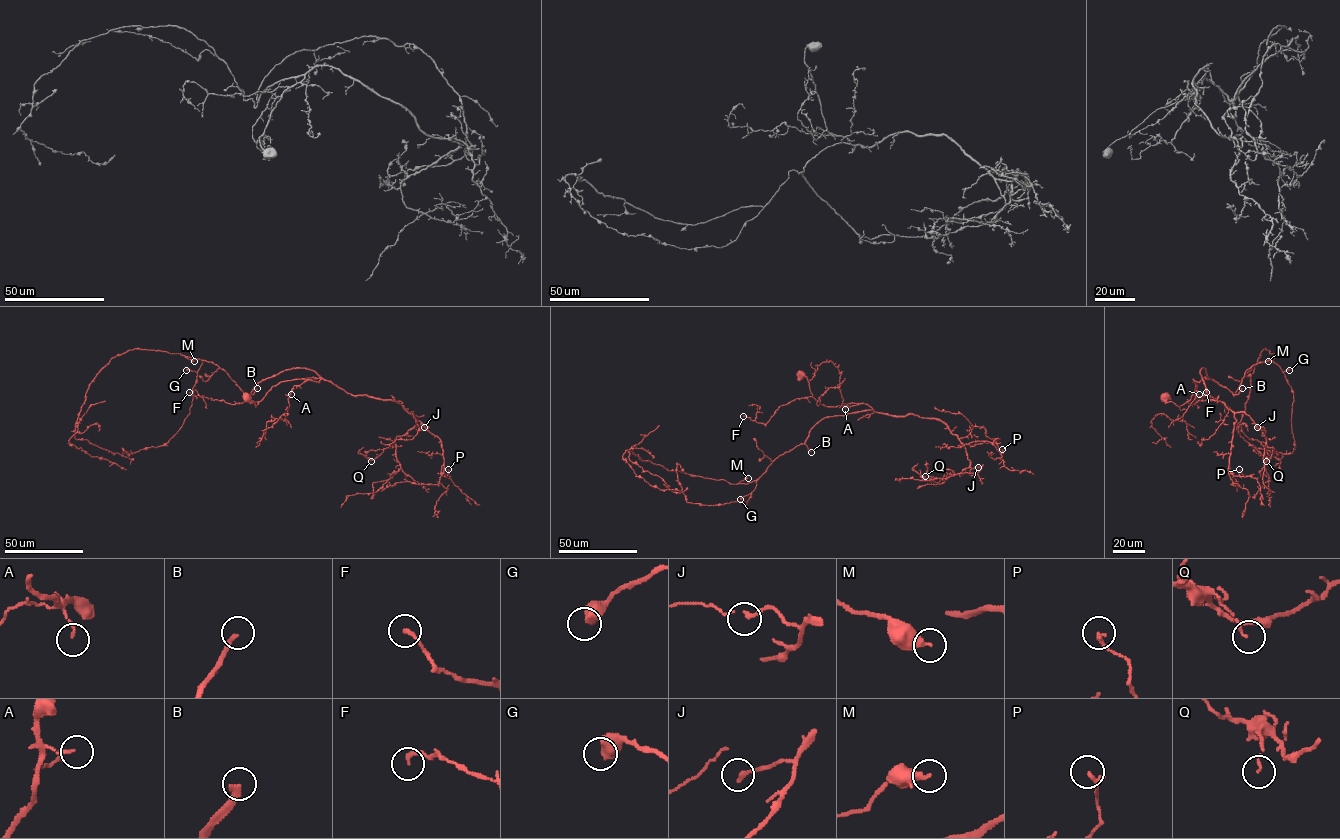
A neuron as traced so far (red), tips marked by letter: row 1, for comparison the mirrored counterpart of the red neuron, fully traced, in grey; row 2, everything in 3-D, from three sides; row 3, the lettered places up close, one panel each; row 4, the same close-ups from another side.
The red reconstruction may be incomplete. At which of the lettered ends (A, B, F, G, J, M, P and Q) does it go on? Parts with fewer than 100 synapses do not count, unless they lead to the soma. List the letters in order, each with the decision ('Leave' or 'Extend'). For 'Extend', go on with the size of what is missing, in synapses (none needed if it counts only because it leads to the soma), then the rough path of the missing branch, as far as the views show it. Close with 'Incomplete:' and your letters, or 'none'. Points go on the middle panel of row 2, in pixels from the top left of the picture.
A: Leave
B: Extend. Roughly 300 synapses. Course of what is missing: (811, 452), (832, 485), (869, 498), (927, 478), (965, 451), (977, 456), (942, 486)
F: Leave
G: Leave
J: Leave
M: Leave
P: Leave
Q: Leave
Incomplete: B

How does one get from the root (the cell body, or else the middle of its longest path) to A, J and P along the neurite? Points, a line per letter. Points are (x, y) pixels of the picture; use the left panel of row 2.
A: (246, 398), (256, 406), (281, 382), (306, 380), (294, 385), (291, 394)
J: (246, 398), (256, 406), (281, 382), (324, 379), (353, 395), (396, 401), (412, 412), (417, 430), (424, 427)
P: (246, 398), (256, 406), (281, 382), (324, 379), (353, 395), (396, 401), (439, 439), (441, 474), (448, 469)

